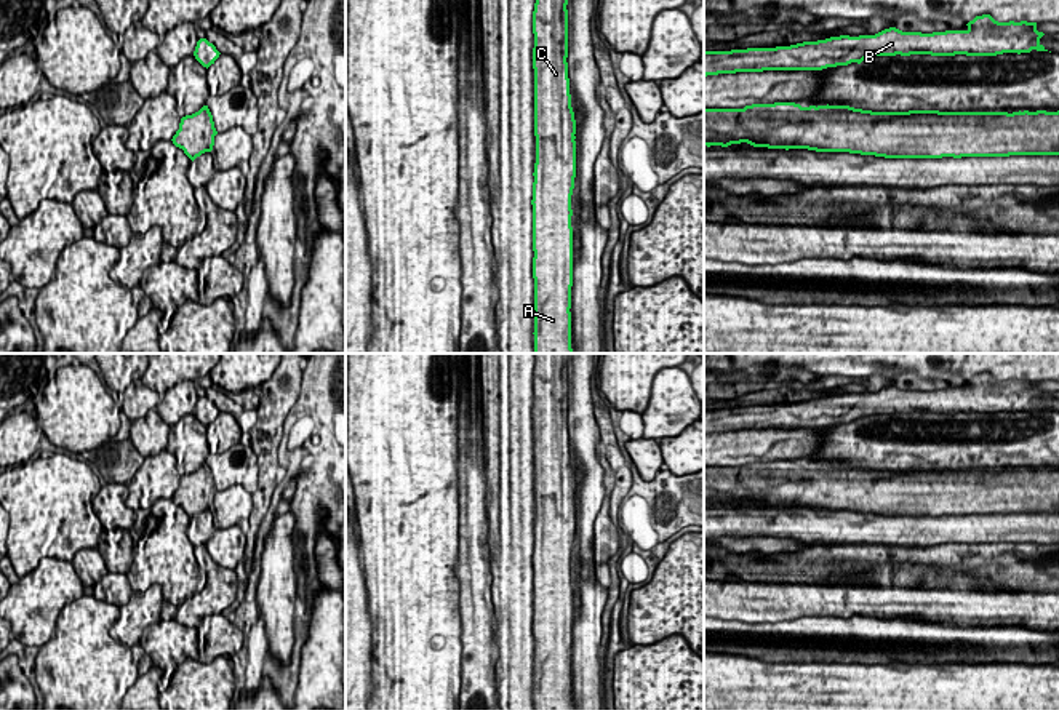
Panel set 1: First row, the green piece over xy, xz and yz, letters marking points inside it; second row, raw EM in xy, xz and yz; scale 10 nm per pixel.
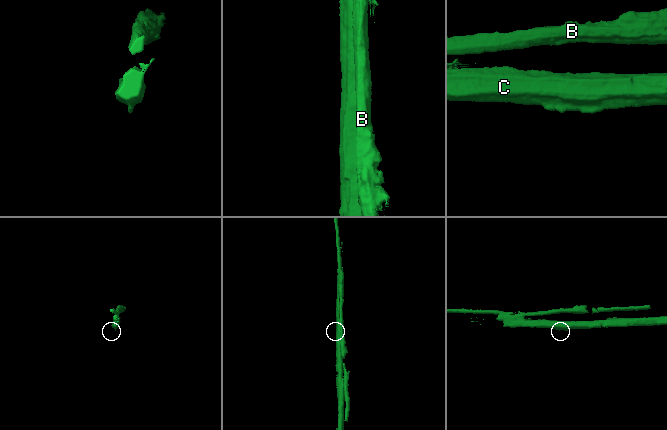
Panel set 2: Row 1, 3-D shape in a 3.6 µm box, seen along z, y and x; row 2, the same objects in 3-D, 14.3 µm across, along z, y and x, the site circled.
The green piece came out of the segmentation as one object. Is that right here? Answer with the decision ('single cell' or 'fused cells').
fused cells

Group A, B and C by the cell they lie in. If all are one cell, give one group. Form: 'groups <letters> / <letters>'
groups A C / B

